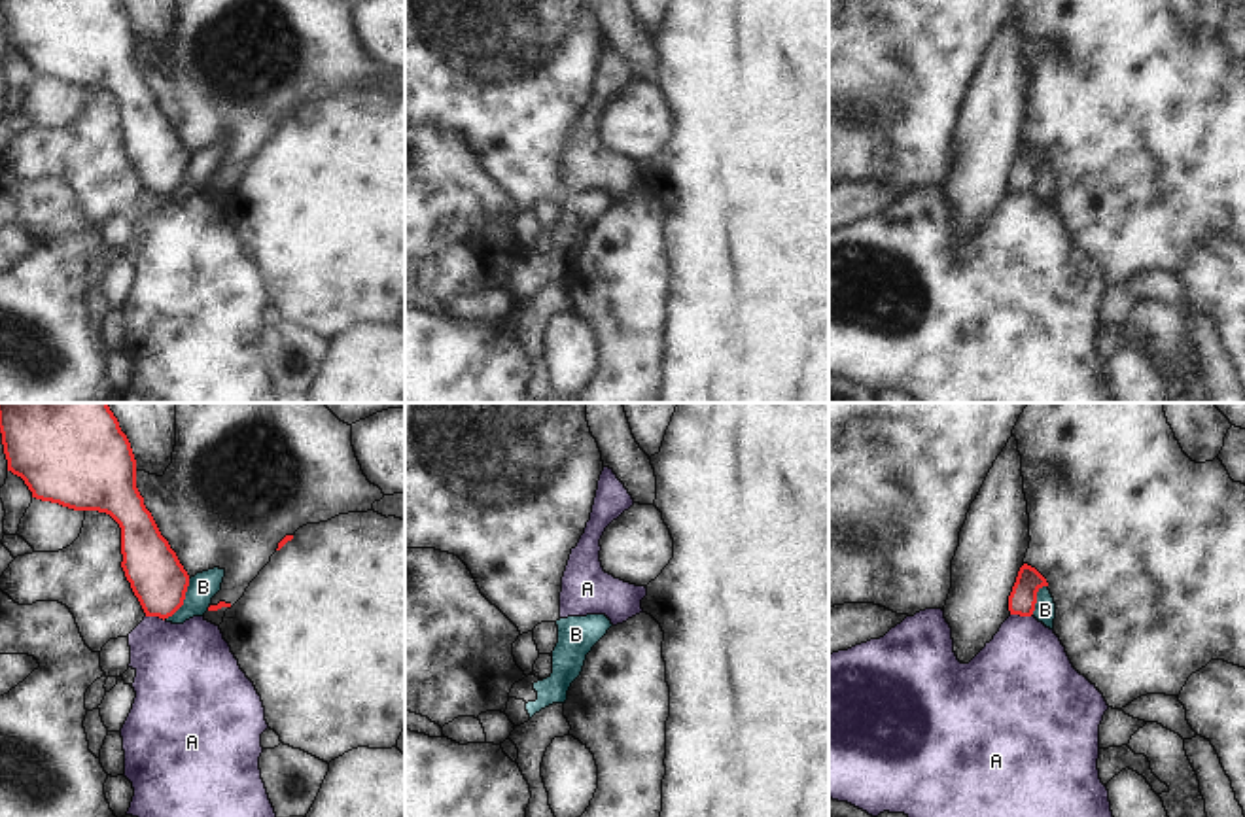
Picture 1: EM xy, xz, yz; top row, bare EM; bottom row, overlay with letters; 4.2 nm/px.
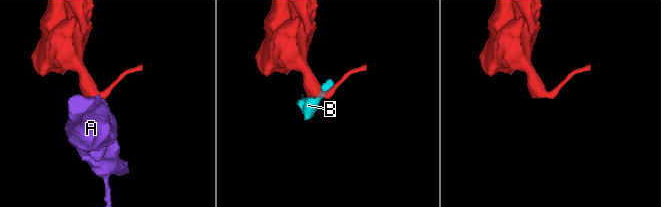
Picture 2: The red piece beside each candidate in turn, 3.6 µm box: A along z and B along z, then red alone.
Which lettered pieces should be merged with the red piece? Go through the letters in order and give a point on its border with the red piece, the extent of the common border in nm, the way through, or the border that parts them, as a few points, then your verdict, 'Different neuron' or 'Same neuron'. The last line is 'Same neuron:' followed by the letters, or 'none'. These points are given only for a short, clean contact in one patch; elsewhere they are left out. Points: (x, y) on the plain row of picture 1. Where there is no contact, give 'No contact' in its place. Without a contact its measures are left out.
A: Touches red at yz (1020, 191). Shared border 90 nm. Boundary: yz (1011, 190), (1030, 193). Different neuron
B: Touches red at xy (182, 178). Shared border 200 nm. Boundary: xy (190, 156), (184, 178), (163, 195). Different neuron
Same neuron: none.

